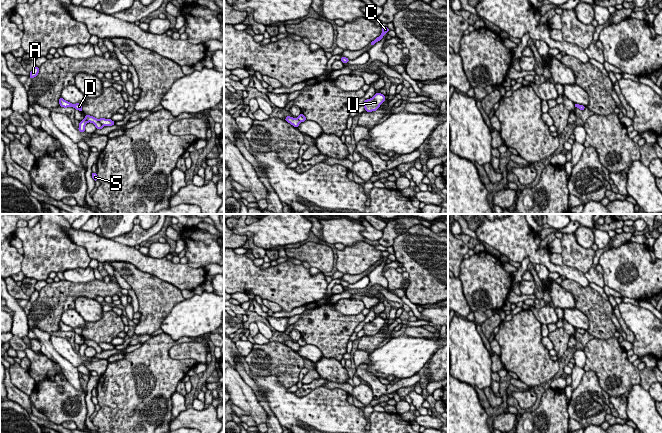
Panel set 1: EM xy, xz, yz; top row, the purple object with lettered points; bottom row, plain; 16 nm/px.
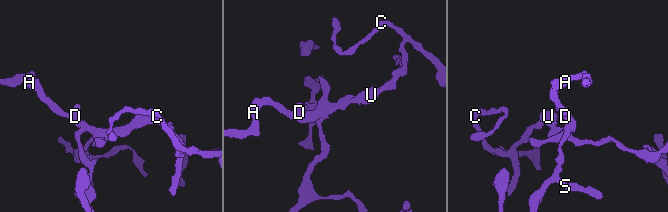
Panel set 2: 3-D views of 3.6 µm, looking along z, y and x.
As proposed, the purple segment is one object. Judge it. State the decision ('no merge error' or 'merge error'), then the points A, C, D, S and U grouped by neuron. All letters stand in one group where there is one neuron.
merge error | A C S U / D

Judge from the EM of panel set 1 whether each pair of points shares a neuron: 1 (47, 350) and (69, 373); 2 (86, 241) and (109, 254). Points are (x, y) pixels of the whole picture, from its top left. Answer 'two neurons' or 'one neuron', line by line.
1: one neuron
2: one neuron

